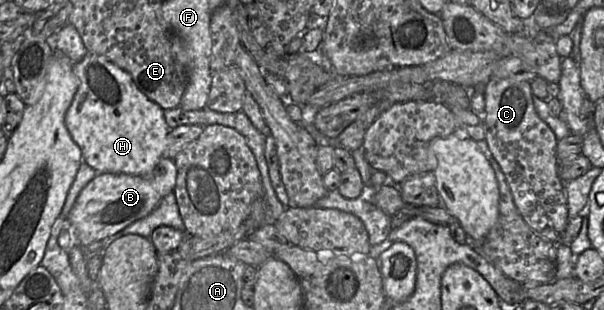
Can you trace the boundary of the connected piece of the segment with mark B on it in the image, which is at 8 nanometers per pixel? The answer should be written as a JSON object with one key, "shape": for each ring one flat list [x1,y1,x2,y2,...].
{"shape":[[163,157,152,172,144,176,97,173,82,189,67,217,80,246,110,237,149,215,162,198,173,191,176,178,177,168,174,162]]}

